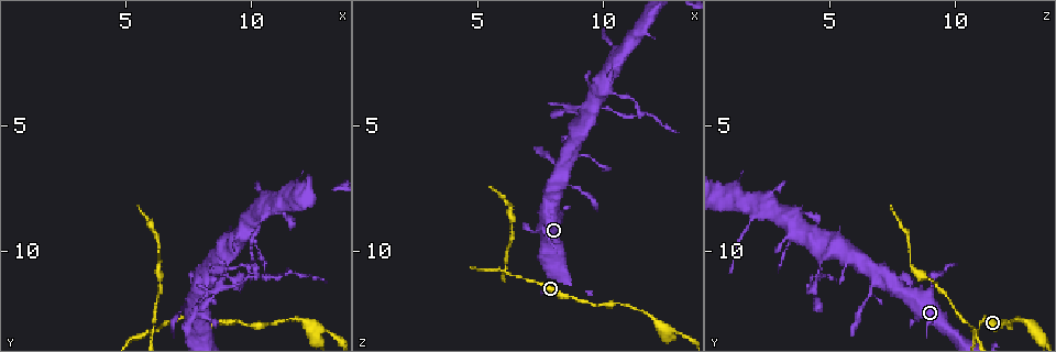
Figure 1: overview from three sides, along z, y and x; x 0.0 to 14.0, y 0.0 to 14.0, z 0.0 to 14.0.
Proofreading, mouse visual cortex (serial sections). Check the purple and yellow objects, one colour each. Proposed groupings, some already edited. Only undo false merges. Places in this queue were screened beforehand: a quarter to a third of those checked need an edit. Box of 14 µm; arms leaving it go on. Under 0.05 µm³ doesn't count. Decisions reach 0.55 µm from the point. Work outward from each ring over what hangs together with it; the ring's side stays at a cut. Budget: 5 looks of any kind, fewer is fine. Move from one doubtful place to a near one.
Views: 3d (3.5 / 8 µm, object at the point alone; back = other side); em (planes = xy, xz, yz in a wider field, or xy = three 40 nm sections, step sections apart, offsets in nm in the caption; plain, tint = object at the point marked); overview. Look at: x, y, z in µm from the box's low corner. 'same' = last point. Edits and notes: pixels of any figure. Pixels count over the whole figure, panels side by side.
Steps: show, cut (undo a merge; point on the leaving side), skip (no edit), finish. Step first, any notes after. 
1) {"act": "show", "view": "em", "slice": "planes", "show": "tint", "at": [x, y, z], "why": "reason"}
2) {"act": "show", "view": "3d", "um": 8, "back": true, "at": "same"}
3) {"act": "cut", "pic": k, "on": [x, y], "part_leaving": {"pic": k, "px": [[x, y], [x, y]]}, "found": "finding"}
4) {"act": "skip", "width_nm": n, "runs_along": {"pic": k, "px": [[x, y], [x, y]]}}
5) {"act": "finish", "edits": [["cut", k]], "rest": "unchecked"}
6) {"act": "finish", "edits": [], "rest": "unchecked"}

{"act": "show", "view": "3d", "um": 3.5, "at": [12.5, 13.1, 13.2], "why": "three arms meet"}

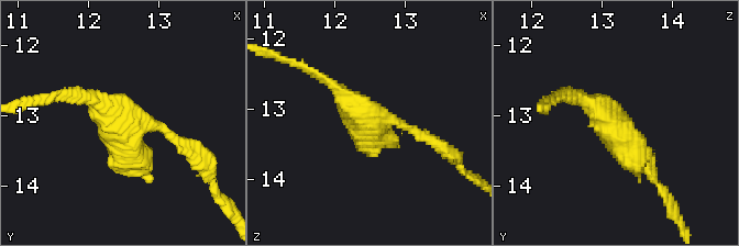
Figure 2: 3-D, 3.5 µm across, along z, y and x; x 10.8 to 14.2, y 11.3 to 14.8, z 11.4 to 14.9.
{"act": "show", "view": "em", "slice": "xy", "step": 2, "show": "tint", "at": [12.50, 13.10, 13.15], "arms": 3, "arm_widths_nm": [150, 150, 250], "why": "need the tissue"}

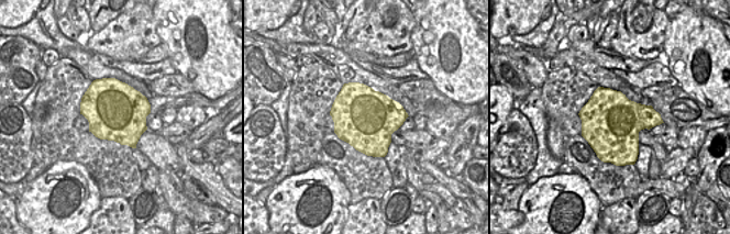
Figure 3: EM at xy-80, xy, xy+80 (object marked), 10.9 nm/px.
{"act": "skip", "width_nm": 650, "runs_along": {"pic": 2, "px": [[69, 94], [123, 121], [150, 178]]}, "found": "continuous, no second cell"}

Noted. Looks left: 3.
{"act": "show", "view": "3d", "um": 3.5, "back": true, "at": [6.0, 13.2, 10.7], "why": "four-way junction"}

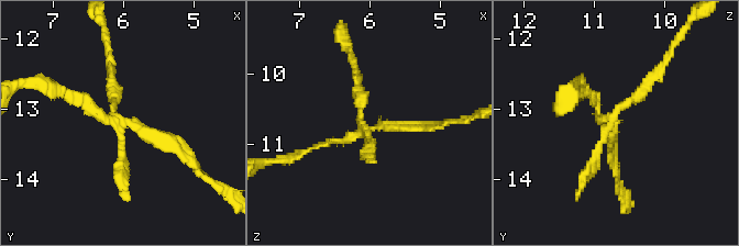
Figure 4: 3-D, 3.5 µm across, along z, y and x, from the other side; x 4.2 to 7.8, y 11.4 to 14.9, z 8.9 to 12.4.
{"act": "show", "view": "em", "slice": "xy", "step": 2, "show": "tint", "at": [6.15, 13.15, 10.80]}

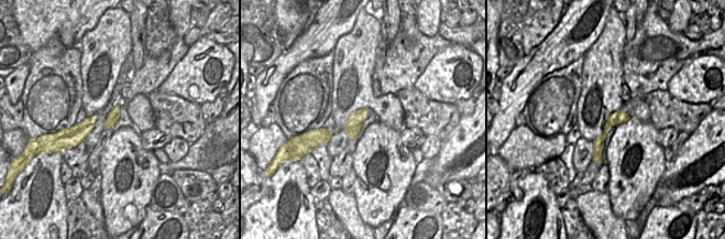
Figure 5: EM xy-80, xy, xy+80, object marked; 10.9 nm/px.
{"act": "show", "view": "em", "slice": "xy", "step": 3, "show": "tint", "at": "same", "why": "cut it another way"}

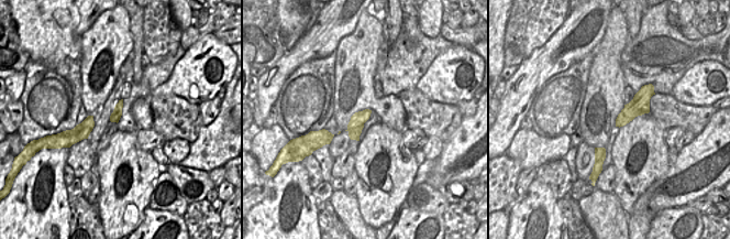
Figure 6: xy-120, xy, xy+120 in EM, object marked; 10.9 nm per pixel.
{"act": "cut", "pic": 4, "on": [589, 168], "arms": 4, "arm_widths_nm": [100, 150, 150, 200], "part_leaving": {"pic": 4, "px": [[609, 118], [641, 90], [683, 33]]}, "found": "a second cell is stuck on"}

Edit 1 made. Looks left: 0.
{"act": "finish", "edits": [["cut", 4]], "rest": "unchecked"}

